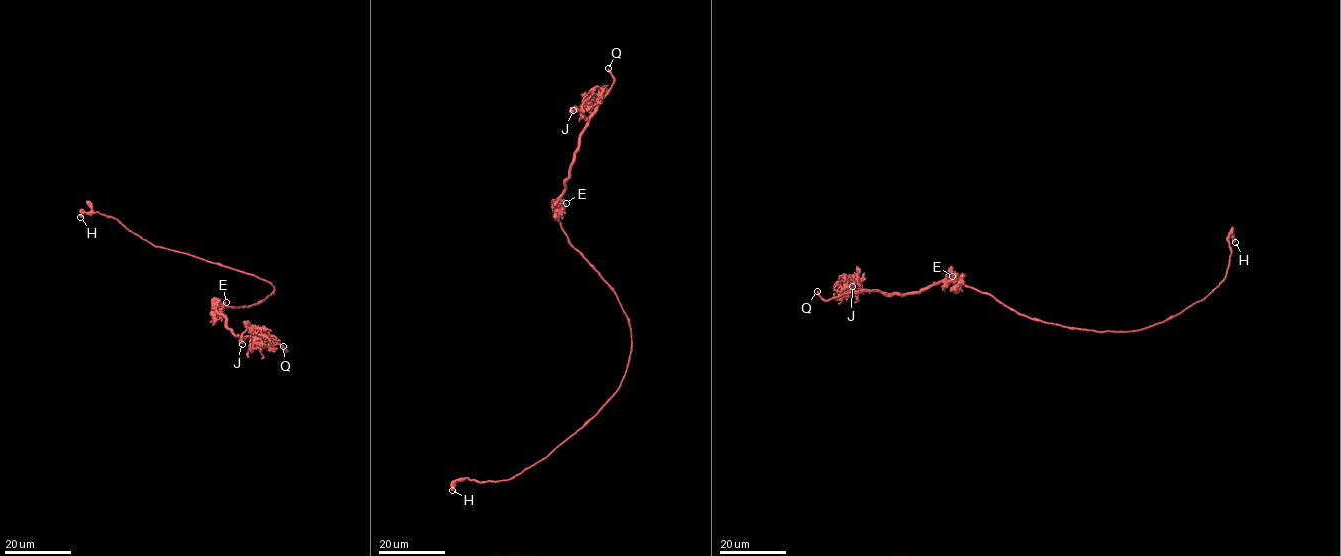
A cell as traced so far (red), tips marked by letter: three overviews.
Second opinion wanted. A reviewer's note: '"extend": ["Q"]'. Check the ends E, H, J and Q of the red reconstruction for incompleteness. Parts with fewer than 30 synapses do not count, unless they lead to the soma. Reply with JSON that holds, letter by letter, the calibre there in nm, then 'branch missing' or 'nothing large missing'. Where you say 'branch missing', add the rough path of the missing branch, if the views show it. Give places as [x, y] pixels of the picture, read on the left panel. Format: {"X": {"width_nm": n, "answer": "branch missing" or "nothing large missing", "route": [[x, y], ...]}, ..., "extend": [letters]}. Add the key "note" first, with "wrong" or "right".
{"note": "right", "E": {"width_nm": 200, "answer": "nothing large missing"}, "H": {"width_nm": 550, "answer": "nothing large missing"}, "J": {"width_nm": 460, "answer": "nothing large missing"}, "Q": {"width_nm": 300, "answer": "branch missing", "route": [[283, 346], [253, 334], [241, 320], [229, 275], [235, 247]]}, "extend": ["Q"]}

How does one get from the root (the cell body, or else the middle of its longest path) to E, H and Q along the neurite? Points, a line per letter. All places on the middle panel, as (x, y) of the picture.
E: (626, 314), (613, 288), (569, 242), (558, 218), (558, 213), (566, 203)
H: (626, 314), (631, 353), (620, 387), (608, 401), (546, 457), (522, 472), (499, 481), (461, 477), (452, 490)
Q: (626, 314), (613, 288), (569, 242), (558, 218), (557, 207), (582, 130), (613, 83), (614, 76), (608, 68)

